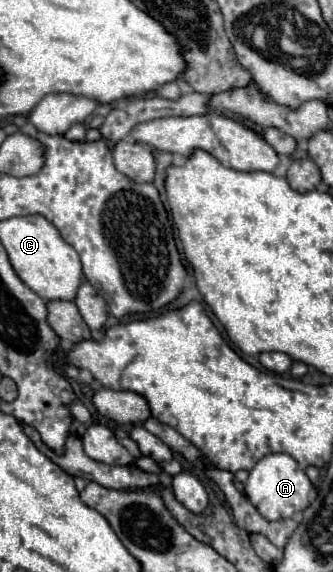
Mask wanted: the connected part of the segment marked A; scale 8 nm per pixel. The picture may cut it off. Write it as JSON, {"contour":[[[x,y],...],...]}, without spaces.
{"contour":[[[287,453],[265,455],[249,471],[249,477],[245,481],[245,493],[247,493],[249,501],[269,521],[287,519],[287,517],[293,517],[297,511],[307,509],[309,491],[311,491],[311,481],[307,479],[305,471],[297,465],[297,461],[293,457],[289,457]]]}

